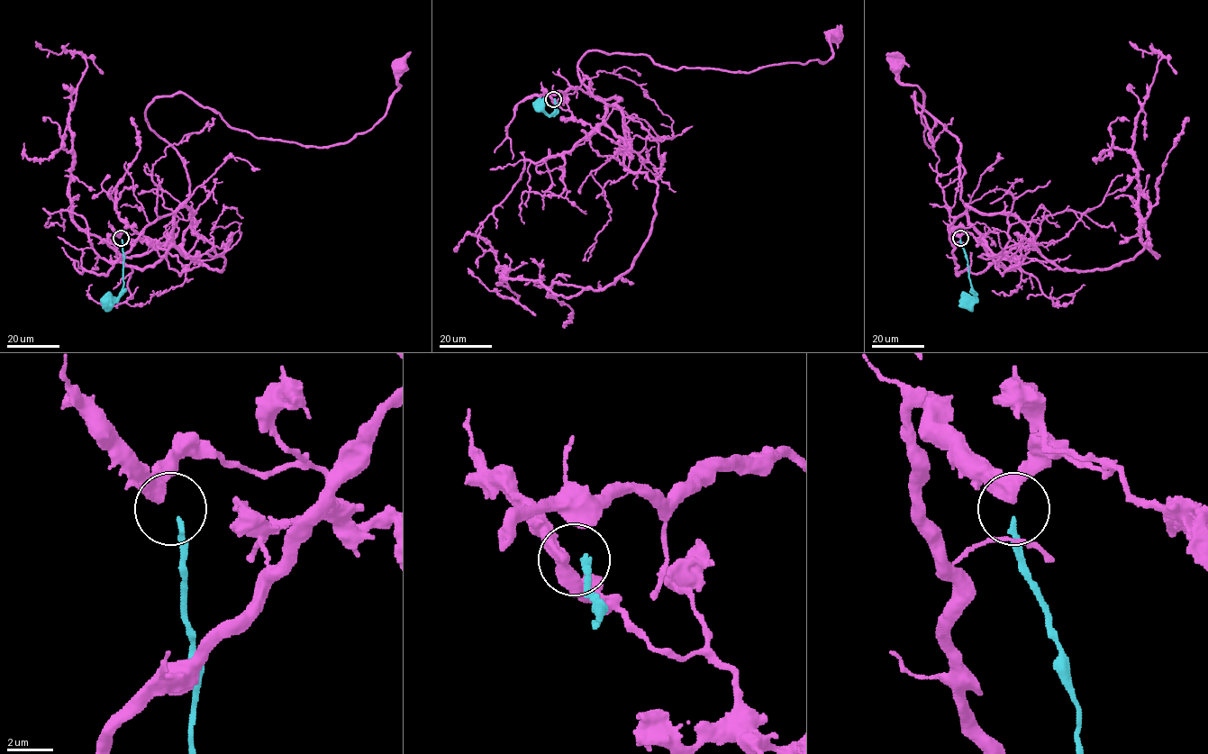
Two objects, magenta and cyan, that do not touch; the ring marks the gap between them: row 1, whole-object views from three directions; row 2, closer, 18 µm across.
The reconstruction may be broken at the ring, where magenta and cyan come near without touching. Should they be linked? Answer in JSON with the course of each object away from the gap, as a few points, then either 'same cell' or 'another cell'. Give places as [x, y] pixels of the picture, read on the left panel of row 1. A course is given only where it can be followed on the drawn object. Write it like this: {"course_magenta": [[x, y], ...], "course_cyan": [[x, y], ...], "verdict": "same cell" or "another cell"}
{"course_magenta": [[120, 237], [162, 256], [189, 194], [145, 115], [156, 98], [322, 148], [369, 131], [404, 66]], "course_cyan": [[122, 240], [123, 285], [120, 295], [110, 299], [109, 303]], "verdict": "another cell"}

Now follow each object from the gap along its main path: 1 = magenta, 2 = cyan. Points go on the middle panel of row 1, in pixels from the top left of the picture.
1: (552, 99), (594, 128), (622, 100), (582, 83), (588, 51), (754, 71), (826, 62), (836, 33)
2: (554, 99), (556, 109), (552, 114), (545, 112), (541, 103)

